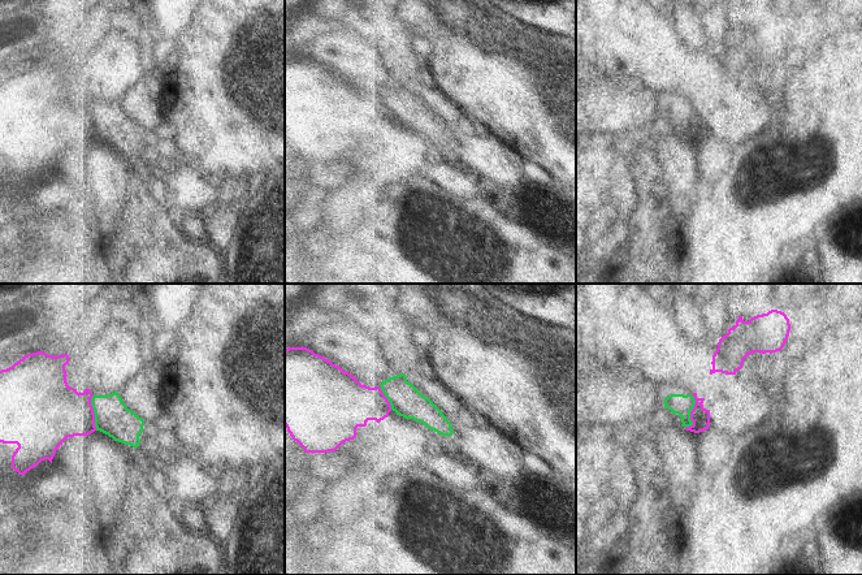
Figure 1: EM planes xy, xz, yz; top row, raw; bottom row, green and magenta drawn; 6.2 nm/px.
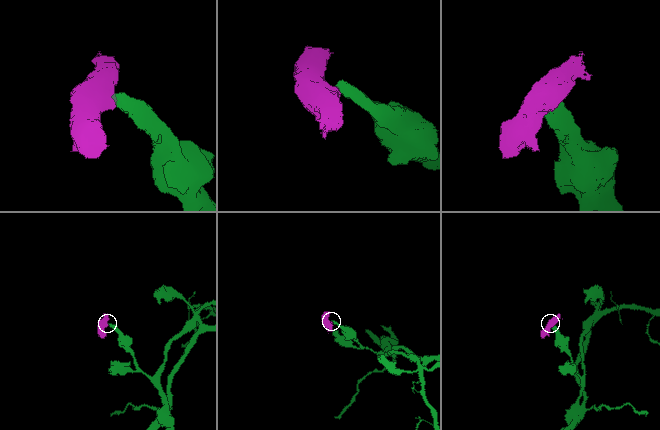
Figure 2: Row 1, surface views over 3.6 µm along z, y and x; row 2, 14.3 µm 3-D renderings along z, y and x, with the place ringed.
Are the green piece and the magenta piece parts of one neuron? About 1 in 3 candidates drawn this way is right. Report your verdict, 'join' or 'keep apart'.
keep apart

